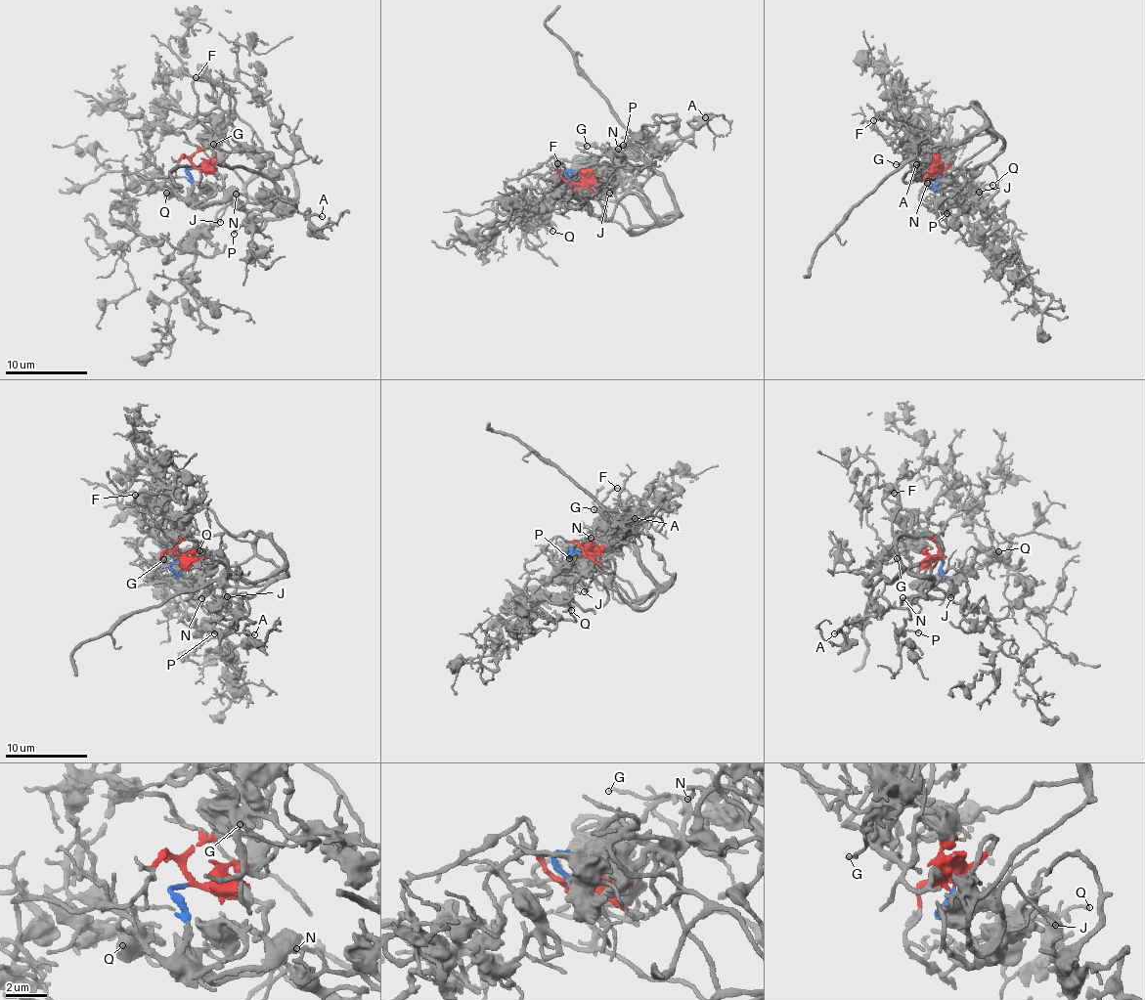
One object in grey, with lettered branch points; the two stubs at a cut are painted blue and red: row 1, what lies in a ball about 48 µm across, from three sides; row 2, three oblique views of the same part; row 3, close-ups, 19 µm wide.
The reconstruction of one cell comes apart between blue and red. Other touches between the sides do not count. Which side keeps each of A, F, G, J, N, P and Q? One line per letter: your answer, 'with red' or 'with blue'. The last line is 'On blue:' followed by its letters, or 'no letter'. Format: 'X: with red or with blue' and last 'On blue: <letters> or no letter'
A: with red
F: with red
G: with red
J: with red
N: with red
P: with red
Q: with blue
On blue: Q

